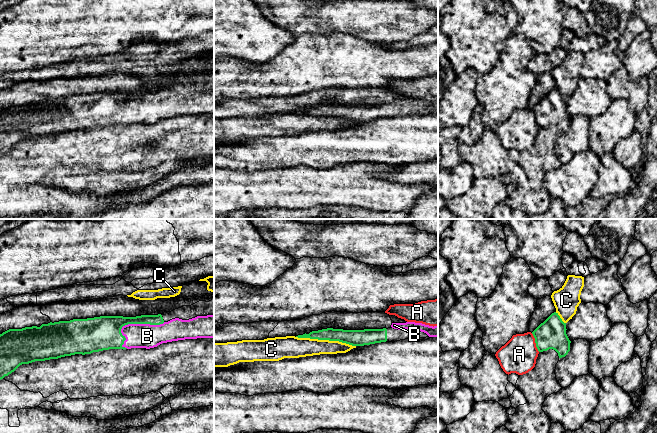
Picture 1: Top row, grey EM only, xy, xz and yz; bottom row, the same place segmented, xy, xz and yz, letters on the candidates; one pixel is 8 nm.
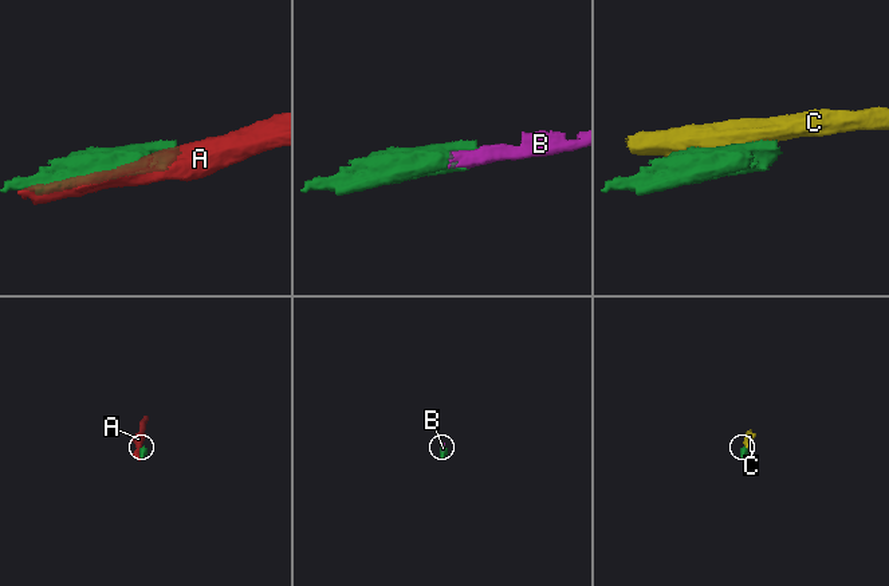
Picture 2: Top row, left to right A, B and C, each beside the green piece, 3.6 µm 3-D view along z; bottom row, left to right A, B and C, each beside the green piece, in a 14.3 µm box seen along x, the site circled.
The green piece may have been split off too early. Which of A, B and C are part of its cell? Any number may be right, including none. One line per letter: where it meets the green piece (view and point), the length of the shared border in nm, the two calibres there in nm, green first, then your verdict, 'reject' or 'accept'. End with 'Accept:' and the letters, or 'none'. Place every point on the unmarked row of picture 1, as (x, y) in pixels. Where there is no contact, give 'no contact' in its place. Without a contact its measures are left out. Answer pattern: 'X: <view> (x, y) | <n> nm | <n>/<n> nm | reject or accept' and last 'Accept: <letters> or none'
A: yz (535, 118) | 170 nm | 240/280 nm | reject
B: xy (133, 99) | 400 nm | 260/190 nm | accept
C: xz (326, 115) | 480 nm | 130/160 nm | reject
Accept: B

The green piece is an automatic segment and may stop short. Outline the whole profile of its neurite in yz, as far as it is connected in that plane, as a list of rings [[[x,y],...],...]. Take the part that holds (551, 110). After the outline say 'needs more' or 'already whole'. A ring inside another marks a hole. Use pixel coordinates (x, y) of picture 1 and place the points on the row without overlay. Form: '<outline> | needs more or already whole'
[[[552,89],[532,108],[538,127],[553,125],[558,129],[559,134],[565,133],[570,127],[571,119],[566,106],[566,99],[558,89]]] | already whole

